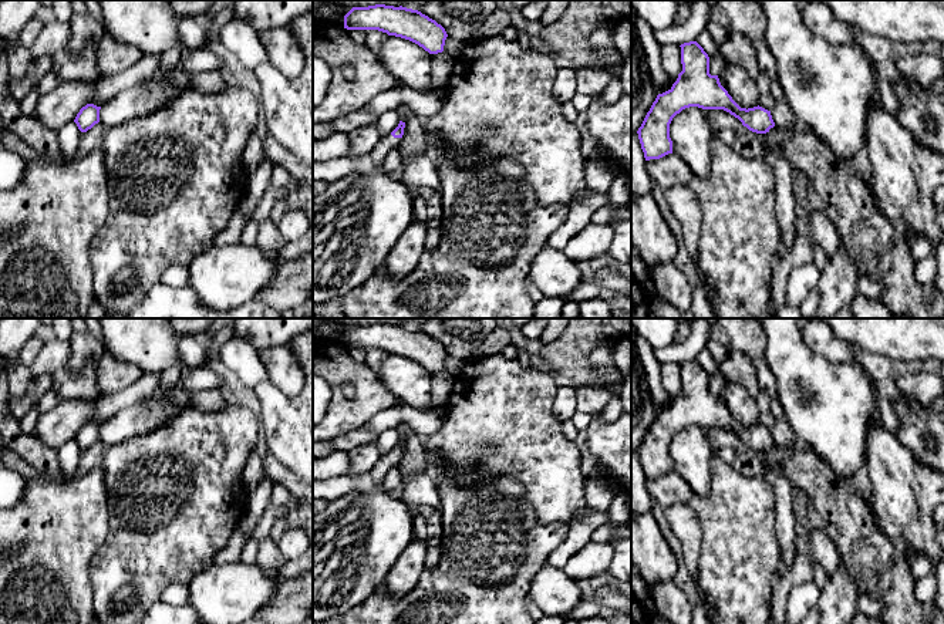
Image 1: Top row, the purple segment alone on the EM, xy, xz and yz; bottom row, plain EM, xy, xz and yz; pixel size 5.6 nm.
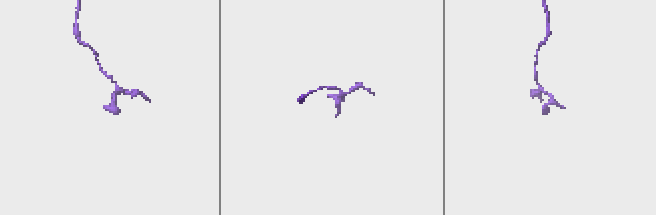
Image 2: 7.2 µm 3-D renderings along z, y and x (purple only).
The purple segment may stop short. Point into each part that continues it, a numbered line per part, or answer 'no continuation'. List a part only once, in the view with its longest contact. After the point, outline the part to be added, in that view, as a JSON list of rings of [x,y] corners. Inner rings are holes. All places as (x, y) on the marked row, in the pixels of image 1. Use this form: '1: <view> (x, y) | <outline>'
1: xz (388, 142) | [[[391,134],[382,136],[381,142],[368,154],[374,165],[381,165],[387,155],[395,149],[401,142],[401,138],[394,138]]]

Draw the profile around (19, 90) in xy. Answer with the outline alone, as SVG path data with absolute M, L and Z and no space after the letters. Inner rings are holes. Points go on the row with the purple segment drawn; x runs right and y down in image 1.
M50 55L37 57L34 64L28 67L26 77L17 81L10 77L10 94L18 102L40 84L43 77L51 70Z

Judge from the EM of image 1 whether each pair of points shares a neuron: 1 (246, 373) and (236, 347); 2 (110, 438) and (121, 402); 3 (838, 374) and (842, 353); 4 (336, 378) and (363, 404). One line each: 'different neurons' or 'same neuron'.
1: same neuron
2: different neurons
3: different neurons
4: same neuron

